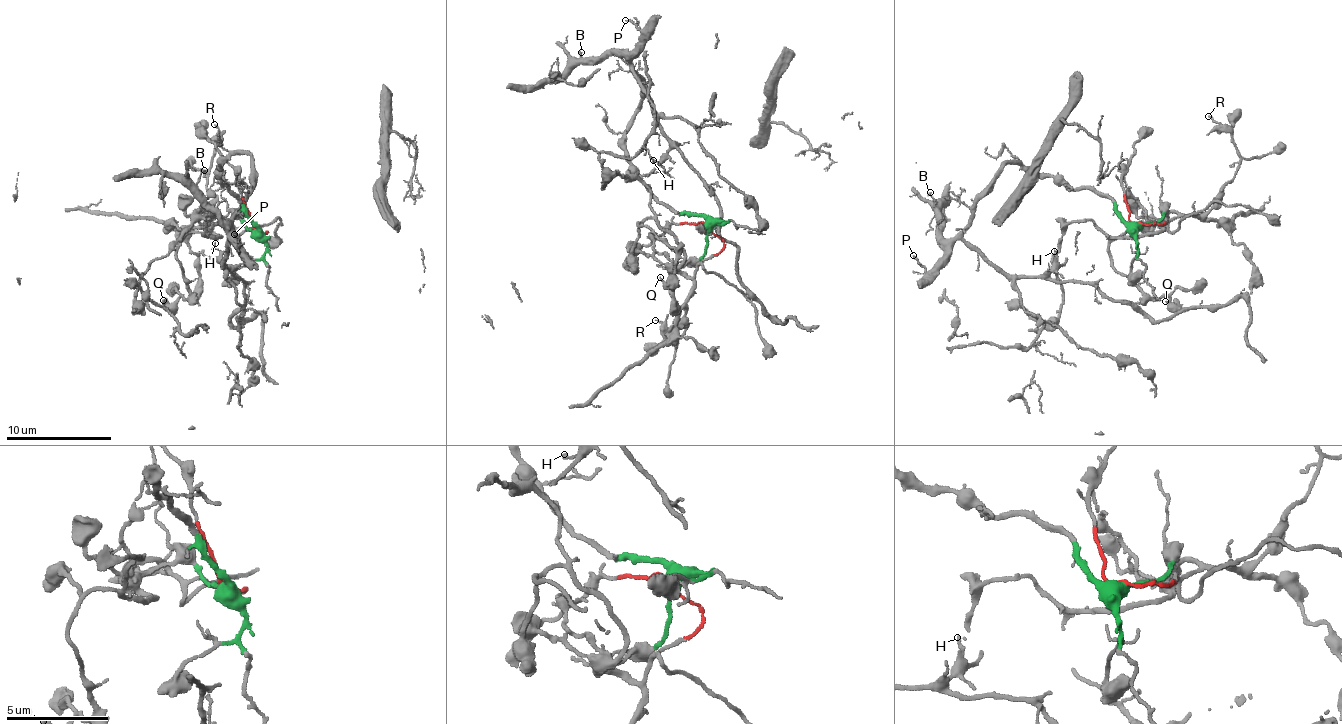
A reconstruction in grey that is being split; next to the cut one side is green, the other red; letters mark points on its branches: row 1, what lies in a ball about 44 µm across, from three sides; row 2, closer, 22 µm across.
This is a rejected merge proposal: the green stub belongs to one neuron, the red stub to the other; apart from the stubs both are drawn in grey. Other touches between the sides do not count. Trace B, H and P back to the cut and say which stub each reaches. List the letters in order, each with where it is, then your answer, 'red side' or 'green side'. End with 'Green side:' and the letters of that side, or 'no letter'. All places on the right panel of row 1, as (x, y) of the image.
B: at (930, 192); green side
H: at (1054, 251); green side
P: at (913, 255); green side
Green side: B, H, P

